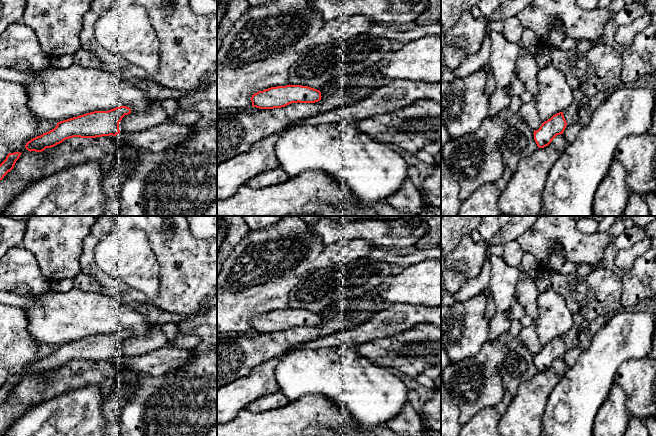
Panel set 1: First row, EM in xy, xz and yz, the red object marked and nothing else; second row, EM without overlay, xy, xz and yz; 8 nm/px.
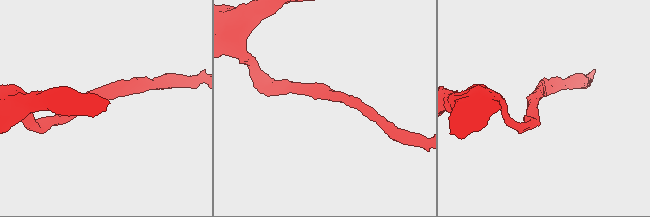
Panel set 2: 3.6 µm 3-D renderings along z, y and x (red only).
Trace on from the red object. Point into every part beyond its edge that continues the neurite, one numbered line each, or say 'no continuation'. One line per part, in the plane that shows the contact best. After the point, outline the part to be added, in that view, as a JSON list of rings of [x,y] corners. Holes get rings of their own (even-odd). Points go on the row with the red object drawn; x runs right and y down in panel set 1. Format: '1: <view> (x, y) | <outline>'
no continuation

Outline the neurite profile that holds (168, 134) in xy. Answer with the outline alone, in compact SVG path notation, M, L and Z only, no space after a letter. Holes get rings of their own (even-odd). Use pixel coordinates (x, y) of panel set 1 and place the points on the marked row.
M166 120L149 130L134 134L119 133L115 137L122 142L127 142L140 152L163 152L183 143L191 136L192 131L193 125Z

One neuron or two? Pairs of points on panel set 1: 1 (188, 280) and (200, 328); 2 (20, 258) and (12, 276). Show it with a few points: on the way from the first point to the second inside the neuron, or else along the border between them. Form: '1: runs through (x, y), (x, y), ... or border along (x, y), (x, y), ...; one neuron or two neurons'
1: border along (202, 309), (186, 317); two neurons
2: runs through (19, 262), (12, 272); one neuron

